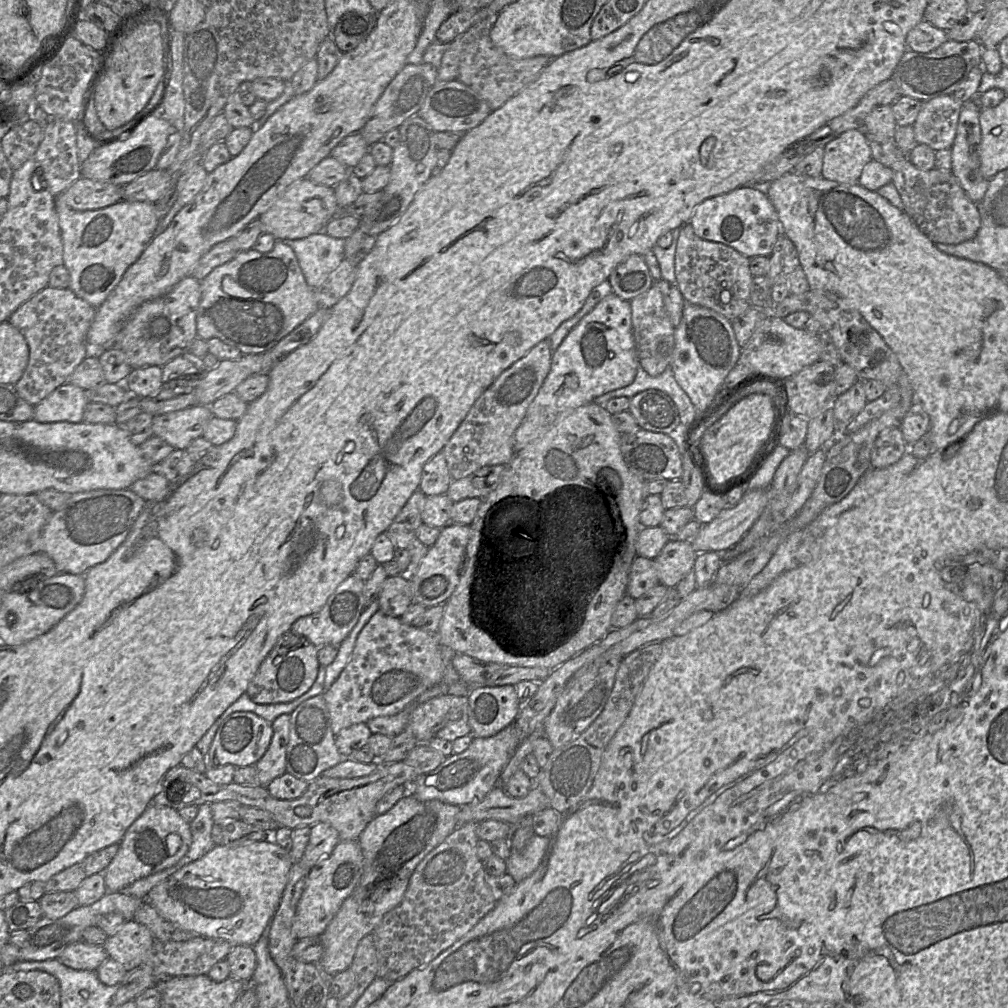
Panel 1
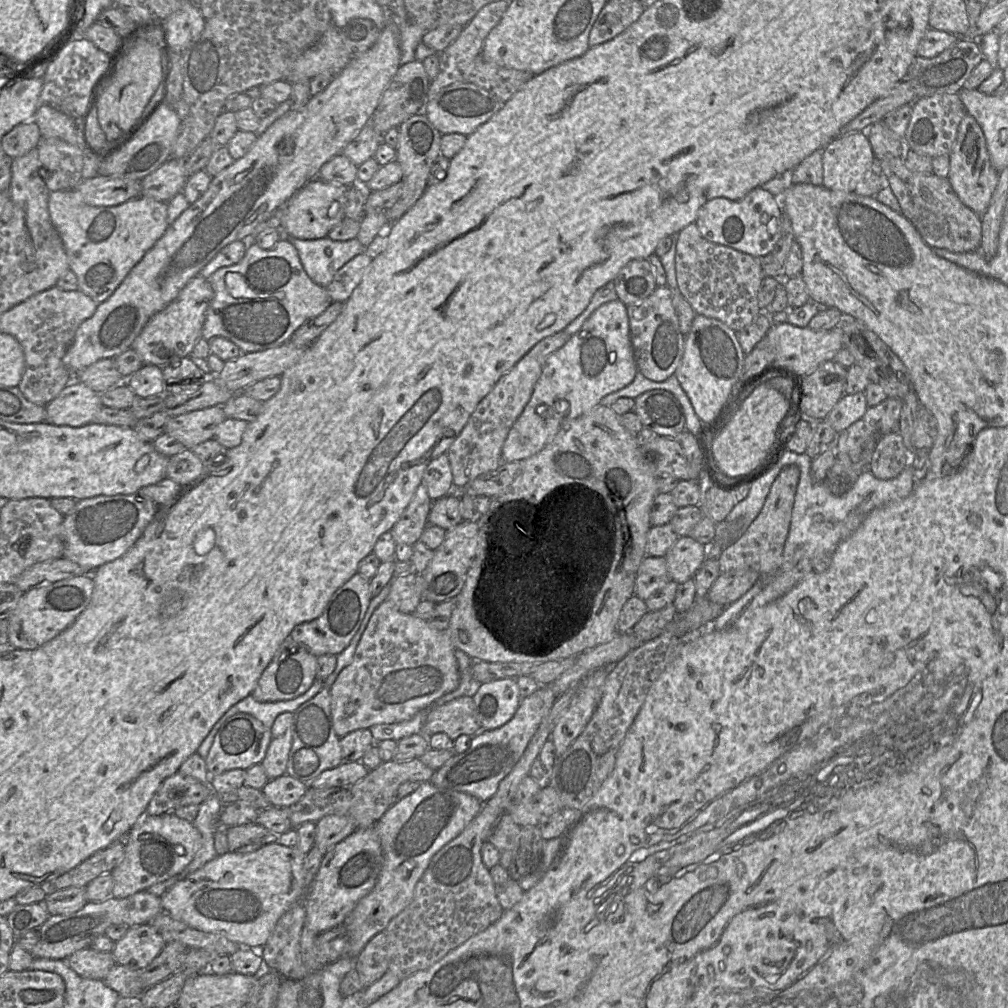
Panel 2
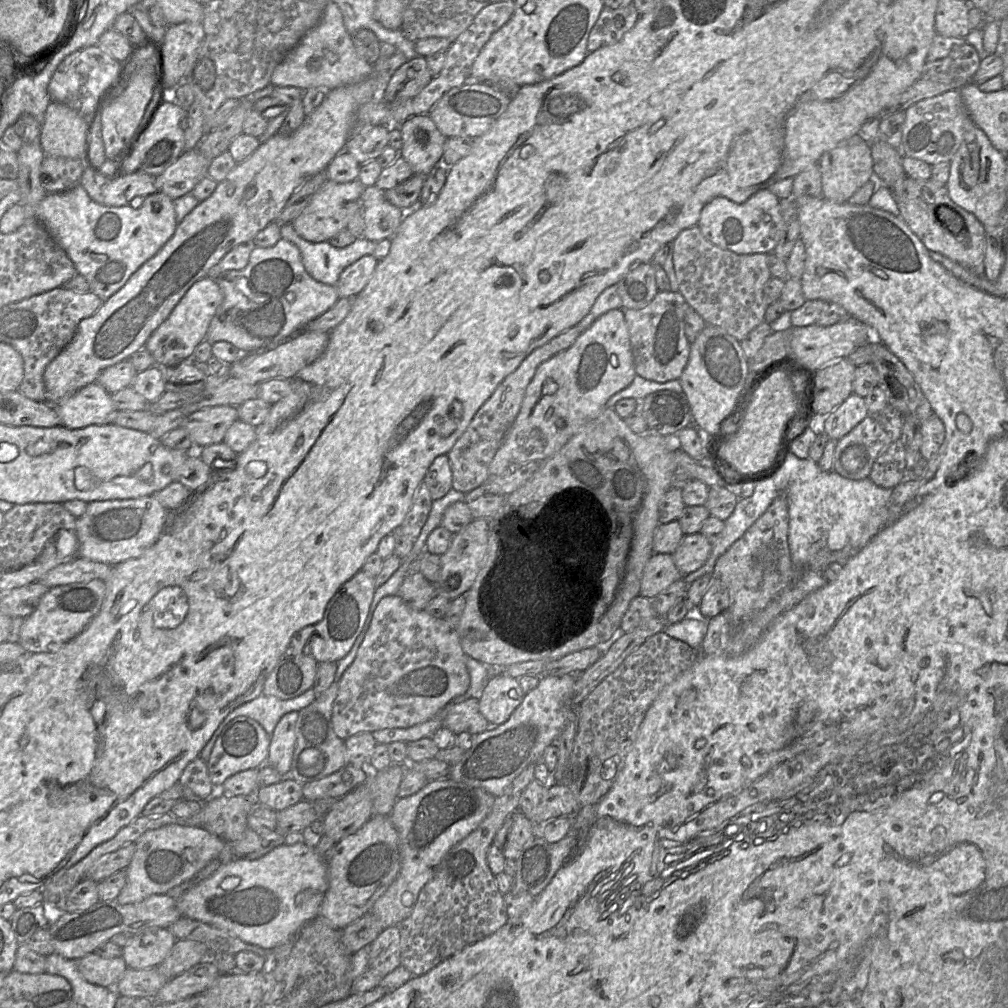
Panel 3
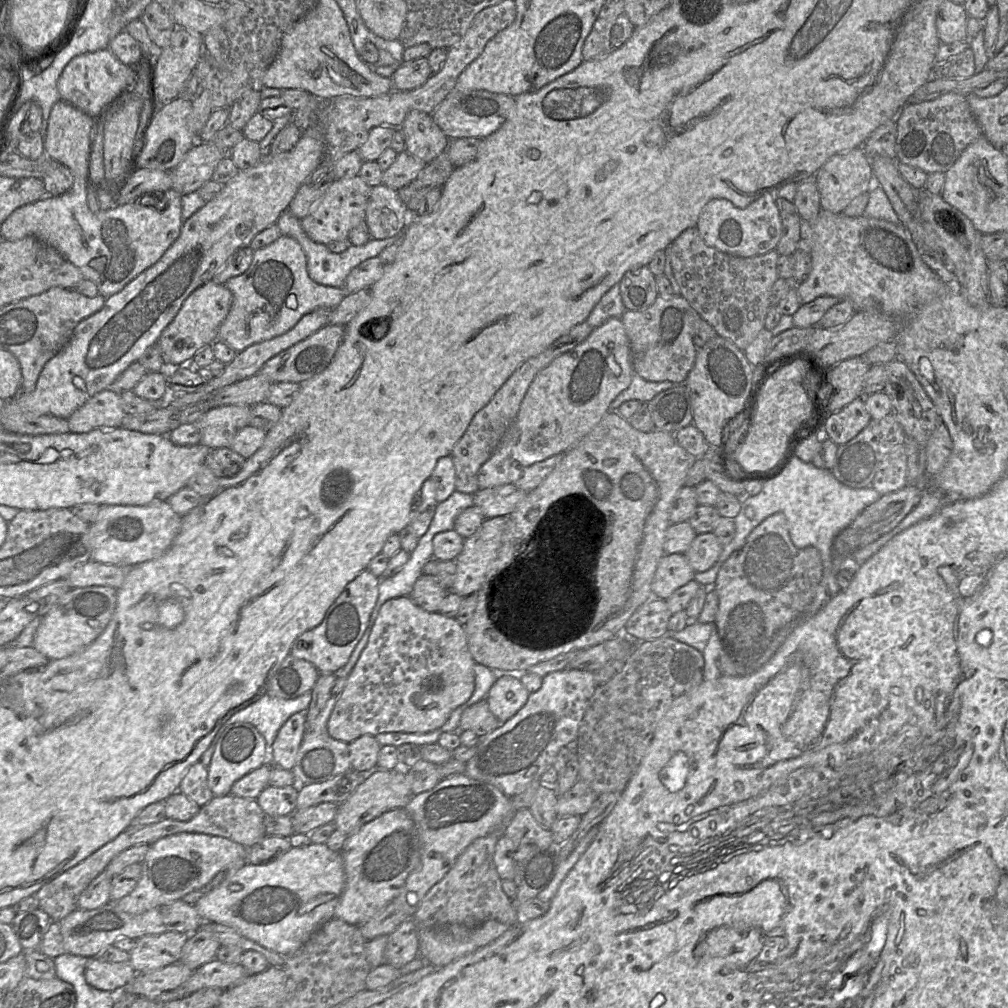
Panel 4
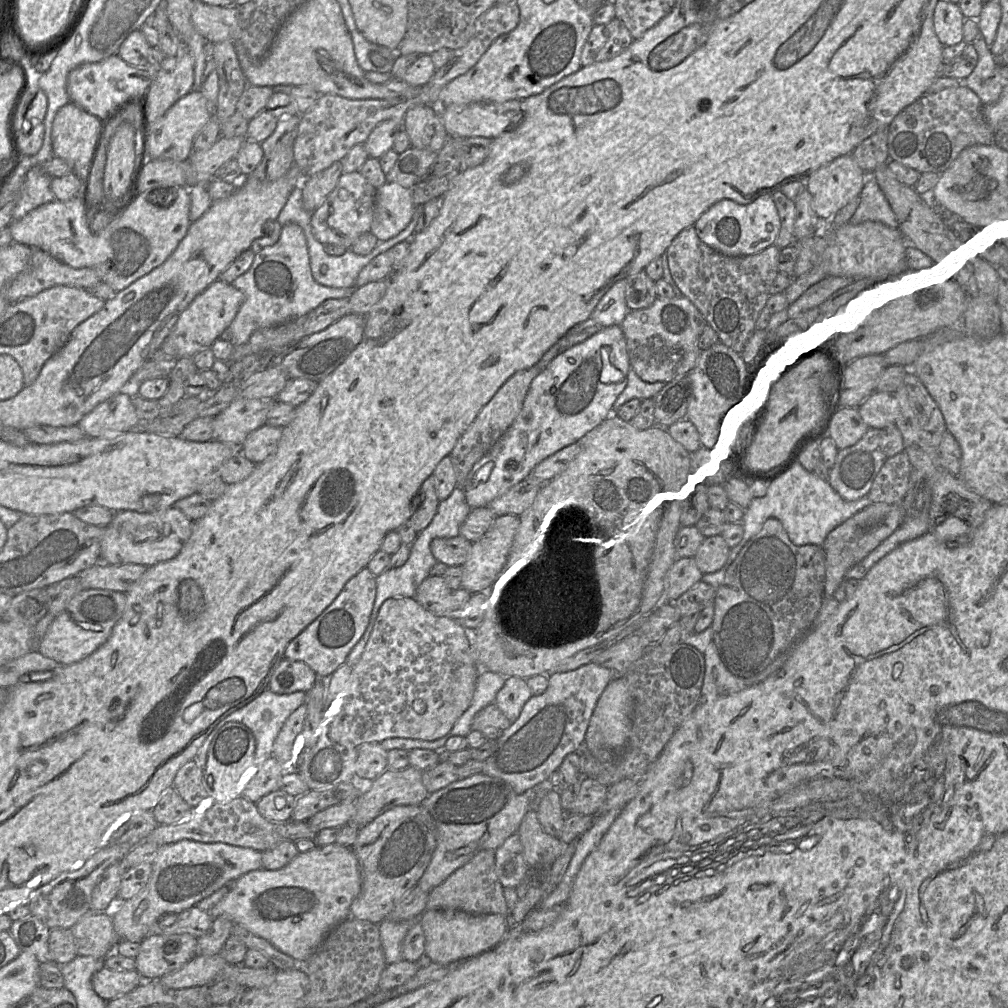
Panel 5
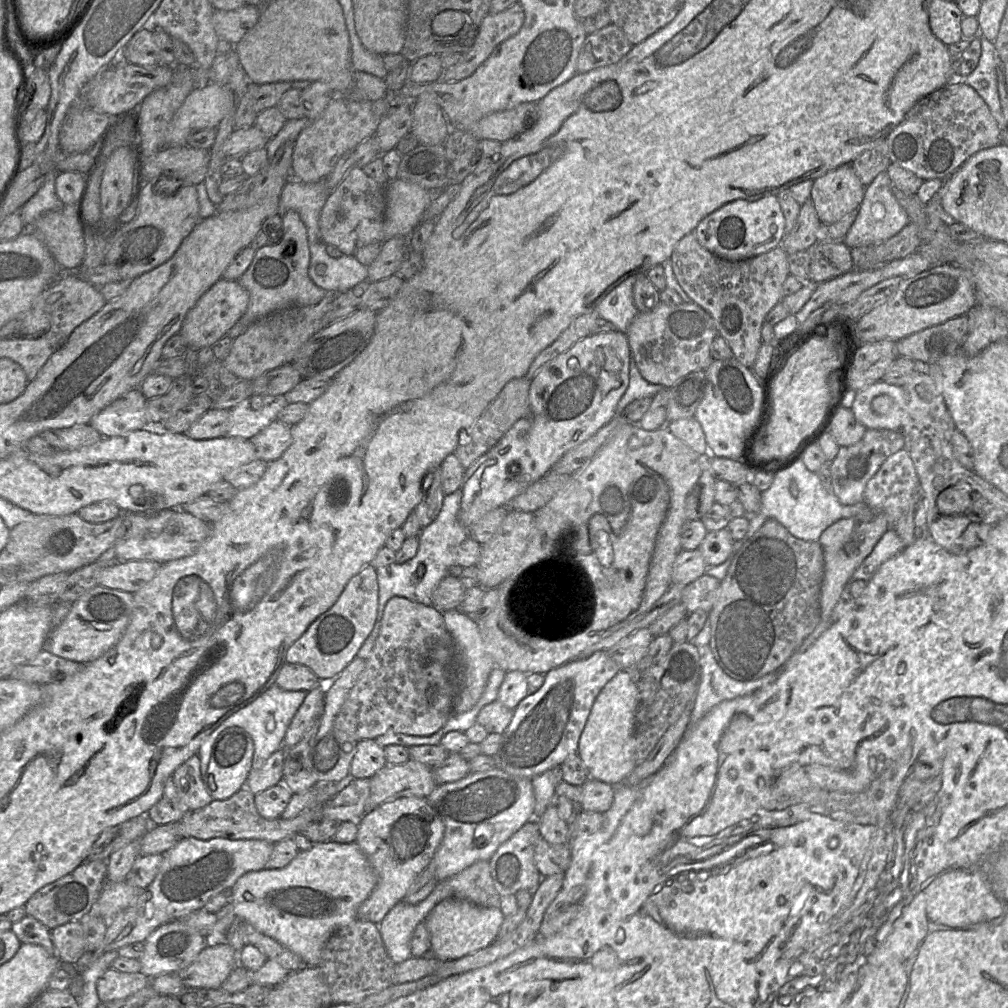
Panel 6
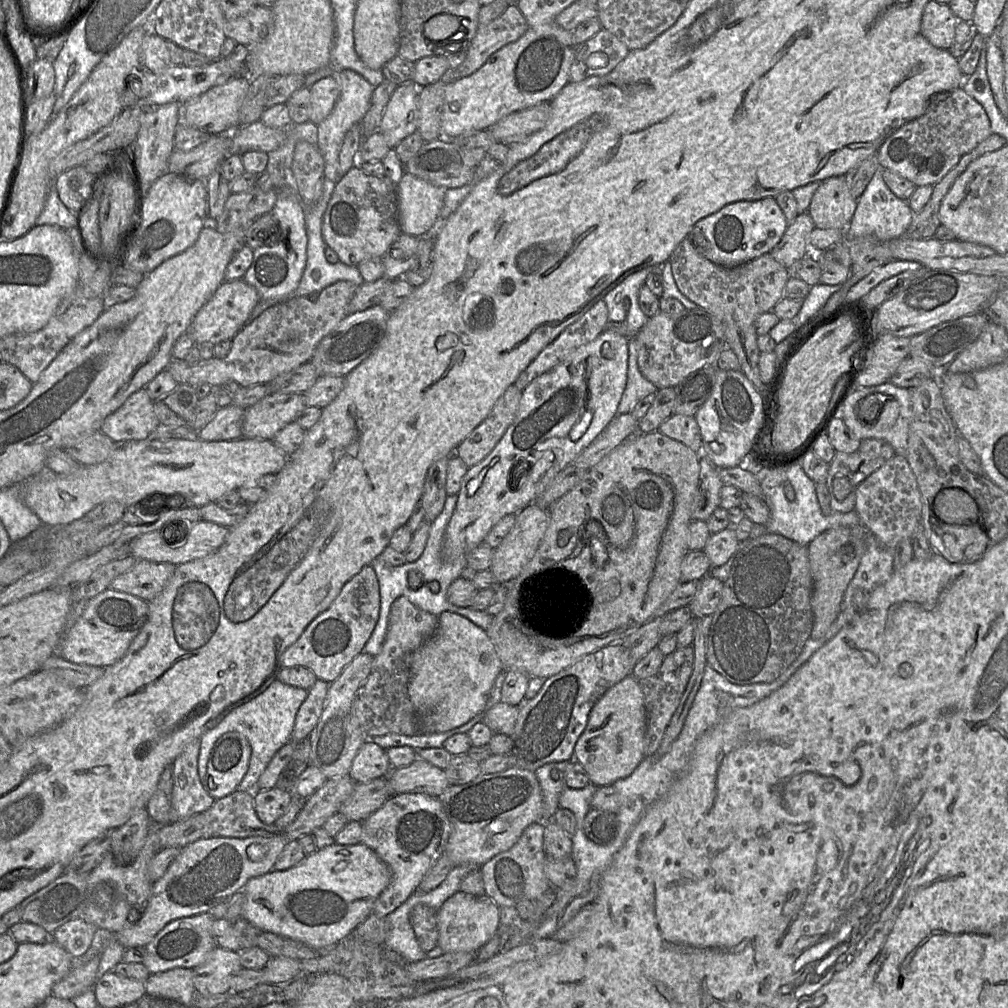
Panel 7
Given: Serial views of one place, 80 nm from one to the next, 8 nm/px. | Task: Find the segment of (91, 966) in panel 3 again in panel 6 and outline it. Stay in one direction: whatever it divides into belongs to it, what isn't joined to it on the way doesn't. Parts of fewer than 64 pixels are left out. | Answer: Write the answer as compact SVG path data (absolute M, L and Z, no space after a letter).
M110 967L97 981L97 994L101 1002L124 999L150 984L150 978L137 973L120 972Z

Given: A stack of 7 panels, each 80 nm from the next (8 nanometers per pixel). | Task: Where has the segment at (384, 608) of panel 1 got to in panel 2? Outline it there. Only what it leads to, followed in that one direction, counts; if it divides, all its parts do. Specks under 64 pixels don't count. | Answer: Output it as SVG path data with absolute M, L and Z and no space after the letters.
M420 573L394 576L390 582L389 599L404 614L412 614L422 600L424 580Z

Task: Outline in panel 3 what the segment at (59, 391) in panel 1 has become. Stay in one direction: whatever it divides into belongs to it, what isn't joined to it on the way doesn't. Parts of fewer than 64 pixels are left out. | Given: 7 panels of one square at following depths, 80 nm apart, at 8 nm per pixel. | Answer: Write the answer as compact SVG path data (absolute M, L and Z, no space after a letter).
M97 383L81 388L54 406L61 425L70 429L112 424L116 410L111 394Z

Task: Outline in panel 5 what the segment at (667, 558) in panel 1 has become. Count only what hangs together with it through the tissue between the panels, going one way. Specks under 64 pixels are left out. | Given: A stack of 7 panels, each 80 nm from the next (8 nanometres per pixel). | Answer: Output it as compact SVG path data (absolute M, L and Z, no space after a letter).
M721 534L705 537L694 559L702 574L720 570L727 561L730 547Z

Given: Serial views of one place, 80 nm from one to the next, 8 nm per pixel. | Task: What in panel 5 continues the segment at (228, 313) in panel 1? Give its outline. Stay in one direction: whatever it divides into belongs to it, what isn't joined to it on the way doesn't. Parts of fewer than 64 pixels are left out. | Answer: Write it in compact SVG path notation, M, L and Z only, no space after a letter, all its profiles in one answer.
M295 223L282 227L278 241L262 248L255 254L251 267L232 283L245 295L245 300L226 331L227 338L234 346L245 344L253 332L283 324L295 318L305 317L309 312L328 299L349 298L354 288L332 288L317 283L311 273L310 258L303 229Z

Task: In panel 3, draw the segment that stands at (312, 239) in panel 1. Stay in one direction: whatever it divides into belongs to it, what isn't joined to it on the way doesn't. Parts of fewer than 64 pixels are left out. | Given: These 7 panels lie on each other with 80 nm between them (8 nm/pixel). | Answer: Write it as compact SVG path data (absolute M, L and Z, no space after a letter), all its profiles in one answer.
M290 223L280 226L281 238L298 247L307 273L315 280L335 285L341 272L365 255L372 255L377 242L364 237L343 248L337 248L328 241L312 243L301 238Z

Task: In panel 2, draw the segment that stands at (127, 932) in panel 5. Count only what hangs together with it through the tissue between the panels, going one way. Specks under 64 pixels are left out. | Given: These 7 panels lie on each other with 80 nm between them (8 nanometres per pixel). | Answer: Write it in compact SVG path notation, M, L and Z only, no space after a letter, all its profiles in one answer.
M173 812L162 815L146 814L124 837L123 860L111 871L114 880L113 897L122 899L163 882L180 873L193 860L202 845L202 837L193 823L177 817Z

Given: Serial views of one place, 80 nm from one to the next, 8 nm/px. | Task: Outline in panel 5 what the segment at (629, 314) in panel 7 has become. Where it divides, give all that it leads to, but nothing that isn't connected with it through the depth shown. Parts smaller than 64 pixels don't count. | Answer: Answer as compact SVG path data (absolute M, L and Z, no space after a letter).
M626 280L614 283L604 294L591 314L591 318L602 327L621 326L630 311L625 299Z

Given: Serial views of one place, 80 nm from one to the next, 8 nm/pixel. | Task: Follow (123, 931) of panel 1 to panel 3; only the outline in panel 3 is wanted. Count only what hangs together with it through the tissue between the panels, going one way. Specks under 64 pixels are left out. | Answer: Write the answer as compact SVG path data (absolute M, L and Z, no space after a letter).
M151 927L130 937L129 942L122 948L122 958L128 968L146 969L158 967L168 956L177 939L165 928Z

